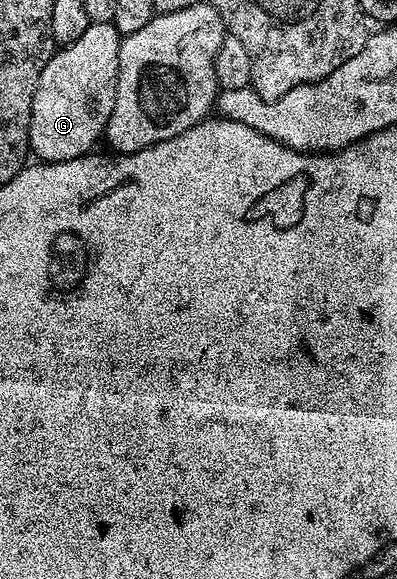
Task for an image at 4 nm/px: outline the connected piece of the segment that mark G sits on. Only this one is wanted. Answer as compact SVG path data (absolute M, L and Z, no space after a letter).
M89 22L86 33L78 37L78 41L63 44L53 50L50 61L46 61L46 69L42 69L42 77L38 77L38 85L34 89L34 101L30 113L30 129L28 145L31 154L37 160L46 163L74 161L74 157L82 157L93 150L96 142L108 130L110 113L114 113L114 93L118 85L118 53L122 36L115 23Z

